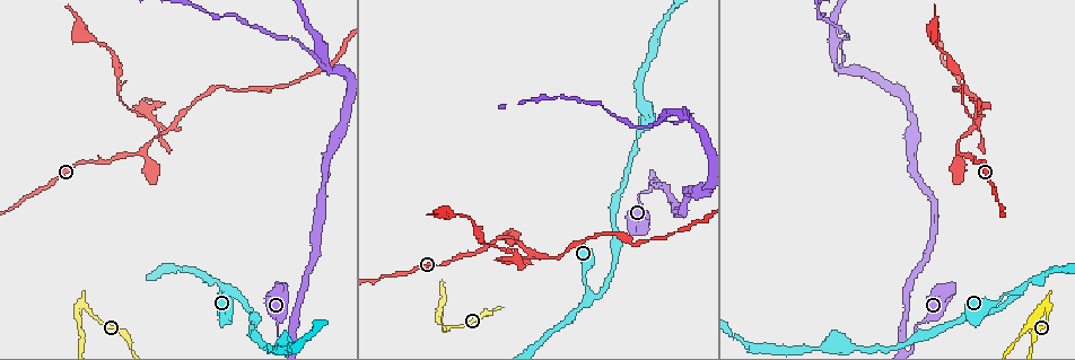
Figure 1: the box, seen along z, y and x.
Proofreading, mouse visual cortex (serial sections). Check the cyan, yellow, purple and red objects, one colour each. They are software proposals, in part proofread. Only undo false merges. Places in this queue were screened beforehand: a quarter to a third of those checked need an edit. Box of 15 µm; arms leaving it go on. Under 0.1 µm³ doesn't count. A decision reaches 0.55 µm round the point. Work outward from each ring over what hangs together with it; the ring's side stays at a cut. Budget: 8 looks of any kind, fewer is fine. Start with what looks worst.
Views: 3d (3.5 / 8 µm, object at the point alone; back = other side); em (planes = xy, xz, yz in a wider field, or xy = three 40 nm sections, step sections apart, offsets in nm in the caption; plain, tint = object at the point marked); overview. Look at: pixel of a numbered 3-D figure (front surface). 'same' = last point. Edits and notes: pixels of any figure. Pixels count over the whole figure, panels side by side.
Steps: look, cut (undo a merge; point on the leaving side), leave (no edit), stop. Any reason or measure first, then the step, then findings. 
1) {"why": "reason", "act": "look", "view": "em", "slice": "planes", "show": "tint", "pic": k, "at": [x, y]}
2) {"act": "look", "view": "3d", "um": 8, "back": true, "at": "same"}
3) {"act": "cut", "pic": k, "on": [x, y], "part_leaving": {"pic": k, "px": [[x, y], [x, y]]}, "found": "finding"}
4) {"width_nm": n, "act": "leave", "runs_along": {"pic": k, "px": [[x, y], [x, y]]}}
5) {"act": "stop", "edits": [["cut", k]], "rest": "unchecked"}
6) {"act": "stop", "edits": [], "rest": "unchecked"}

{"why": "side arm on a straight run", "act": "look", "view": "3d", "um": 8, "back": true, "pic": 1, "at": [169, 127]}

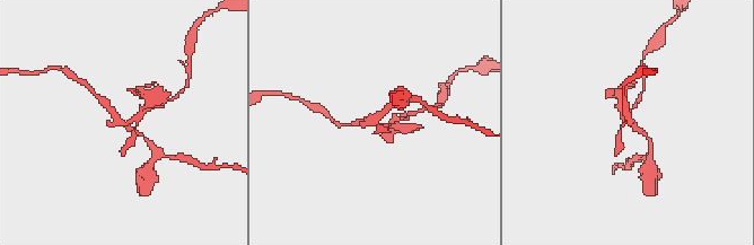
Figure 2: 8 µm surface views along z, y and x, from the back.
{"why": "shape alone is not enough", "act": "look", "view": "em", "slice": "xy", "step": 2, "show": "tint", "pic": 2, "at": [374, 117]}

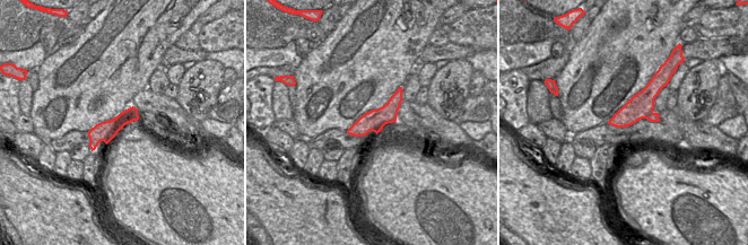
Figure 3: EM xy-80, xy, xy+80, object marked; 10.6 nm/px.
{"act": "cut", "pic": 2, "on": [389, 132], "part_leaving": {"pic": 2, "px": [[378, 123], [392, 127], [415, 112]]}, "found": "two cells meet here"}

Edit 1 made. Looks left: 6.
{"why": "sharp bend", "act": "look", "view": "3d", "um": 3.5, "pic": 1, "at": [440, 324]}

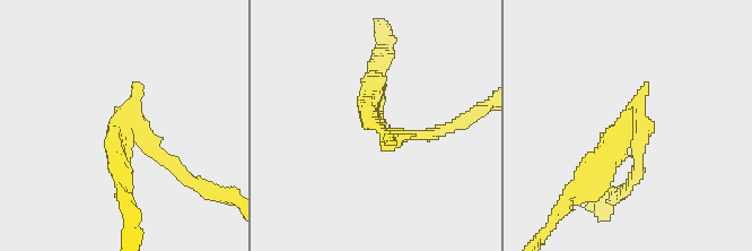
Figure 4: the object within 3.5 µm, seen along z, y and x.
{"act": "look", "view": "em", "slice": "planes", "show": "plain", "pic": 4, "at": [378, 126]}

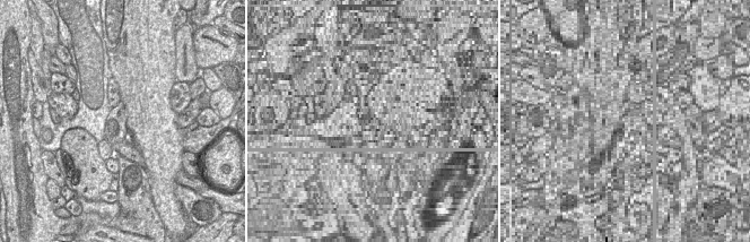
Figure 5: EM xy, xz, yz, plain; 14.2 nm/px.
{"act": "look", "view": "em", "slice": "planes", "show": "tint", "at": "same"}

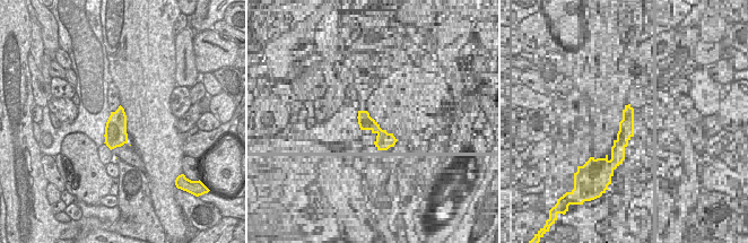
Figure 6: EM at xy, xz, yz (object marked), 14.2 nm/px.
{"act": "cut", "pic": 4, "on": [110, 139], "part_leaving": {"pic": 4, "px": [[129, 131], [115, 135], [129, 208]]}, "found": "a second cell is stuck on"}

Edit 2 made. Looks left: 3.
{"act": "look", "view": "overview"}

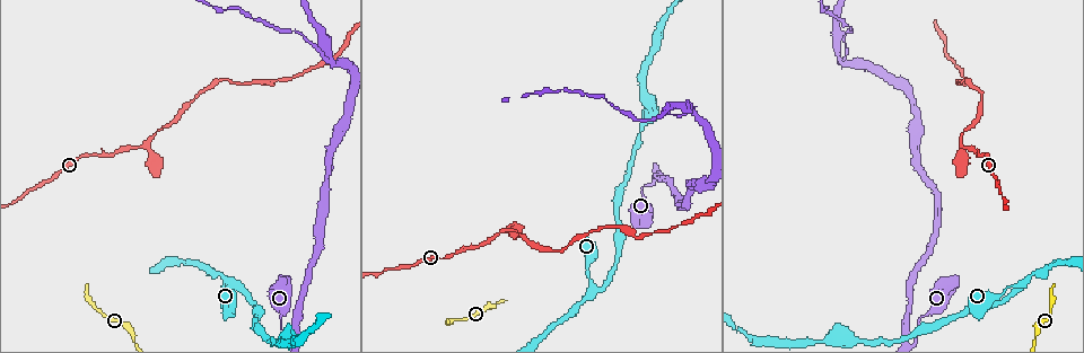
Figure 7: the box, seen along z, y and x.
{"why": "narrows sharply", "act": "look", "view": "3d", "um": 3.5, "pic": 7, "at": [280, 329]}

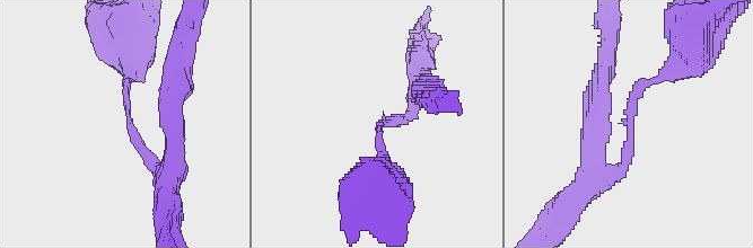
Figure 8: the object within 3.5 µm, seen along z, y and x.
{"arm_widths_nm": [150, 150], "act": "look", "view": "em", "slice": "xy", "step": 2, "show": "tint", "pic": 8, "at": [631, 114]}

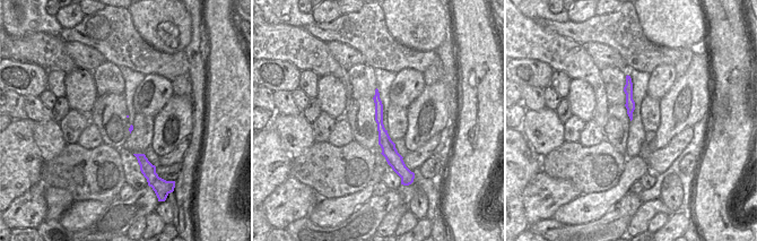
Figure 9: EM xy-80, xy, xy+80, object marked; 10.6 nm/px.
{"act": "leave", "runs_along": {"pic": 8, "px": [[680, 63], [630, 102], [628, 160], [613, 175]]}, "found": "one cell here"}

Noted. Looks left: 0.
{"act": "stop", "edits": [["cut", 2], ["cut", 4]], "rest": "unchecked"}

